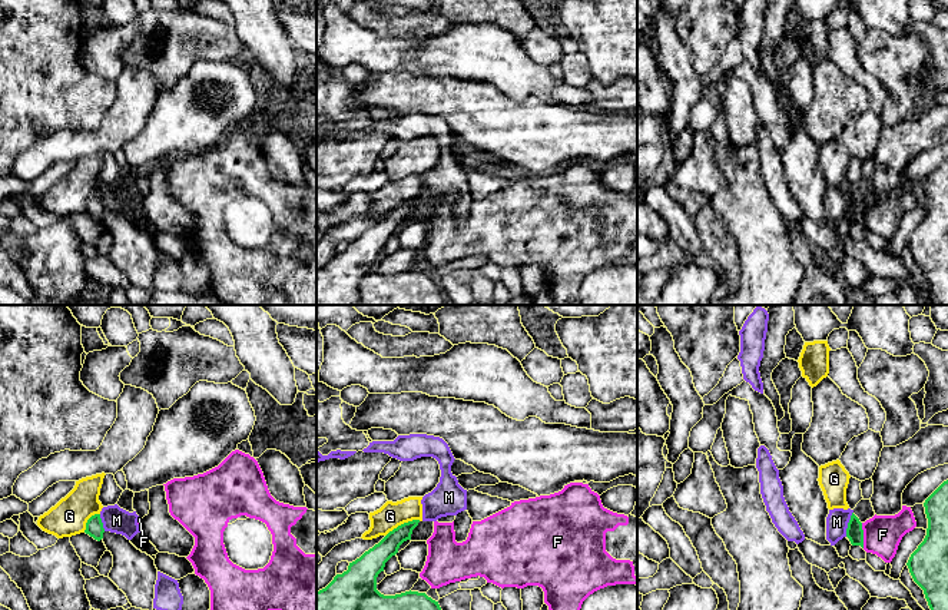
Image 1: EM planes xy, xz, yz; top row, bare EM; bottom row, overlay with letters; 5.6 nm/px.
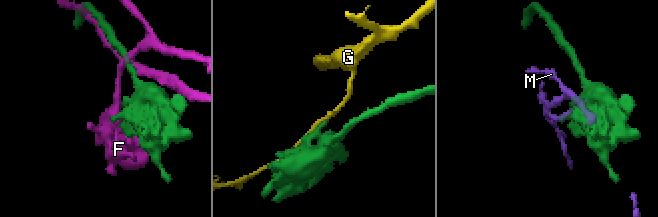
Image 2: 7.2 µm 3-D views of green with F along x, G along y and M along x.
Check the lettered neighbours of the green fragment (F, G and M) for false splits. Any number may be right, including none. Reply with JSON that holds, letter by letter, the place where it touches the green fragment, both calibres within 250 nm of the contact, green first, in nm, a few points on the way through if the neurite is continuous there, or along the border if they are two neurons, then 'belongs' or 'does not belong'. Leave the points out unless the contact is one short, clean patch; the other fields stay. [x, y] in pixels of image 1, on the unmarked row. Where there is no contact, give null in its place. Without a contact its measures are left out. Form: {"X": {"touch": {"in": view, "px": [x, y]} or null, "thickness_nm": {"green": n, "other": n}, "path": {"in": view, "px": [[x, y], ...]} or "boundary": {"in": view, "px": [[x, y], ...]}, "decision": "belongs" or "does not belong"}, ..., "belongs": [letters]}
{"F": {"touch": {"in": "yz", "px": [862, 215]}, "thickness_nm": {"green": 90, "other": 220}, "decision": "does not belong"}, "G": {"touch": {"in": "xz", "px": [404, 202]}, "thickness_nm": {"green": 120, "other": 150}, "decision": "does not belong"}, "M": {"touch": {"in": "yz", "px": [848, 204]}, "thickness_nm": {"green": 90, "other": 130}, "boundary": {"in": "yz", "px": [[852, 191], [845, 215]]}, "decision": "does not belong"}, "belongs": []}

